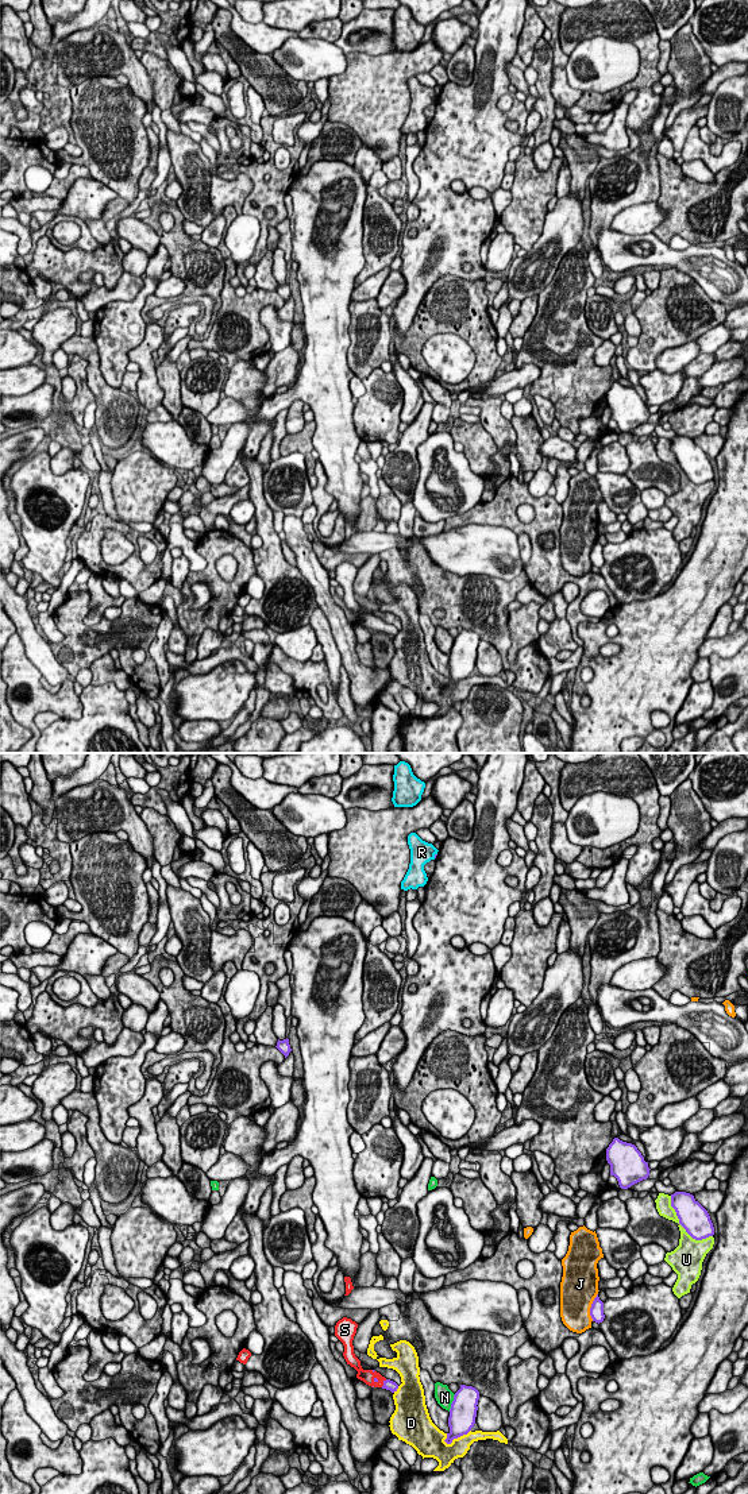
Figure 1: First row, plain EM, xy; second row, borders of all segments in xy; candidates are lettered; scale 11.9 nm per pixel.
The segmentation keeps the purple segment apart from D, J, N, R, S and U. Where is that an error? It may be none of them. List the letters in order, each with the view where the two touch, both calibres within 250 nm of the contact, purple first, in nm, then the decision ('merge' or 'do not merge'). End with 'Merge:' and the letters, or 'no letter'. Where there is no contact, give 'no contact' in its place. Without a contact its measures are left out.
D: contact in xy; calibres 320 and 240 nm; do not merge
J: contact in xy; calibres 160 and 420 nm; do not merge
N: contact in xy; calibres 320 and 220 nm; do not merge
R: contact in xy; calibres 30 and 280 nm; do not merge
S: contact in xy; calibres 130 and 160 nm; merge
U: contact in xy; calibres 340 and 220 nm; do not merge
Merge: S

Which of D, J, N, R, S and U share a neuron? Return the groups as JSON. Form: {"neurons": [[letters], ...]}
{"neurons": [["D"], ["J"], ["N"], ["R"], ["S"], ["U"]]}

